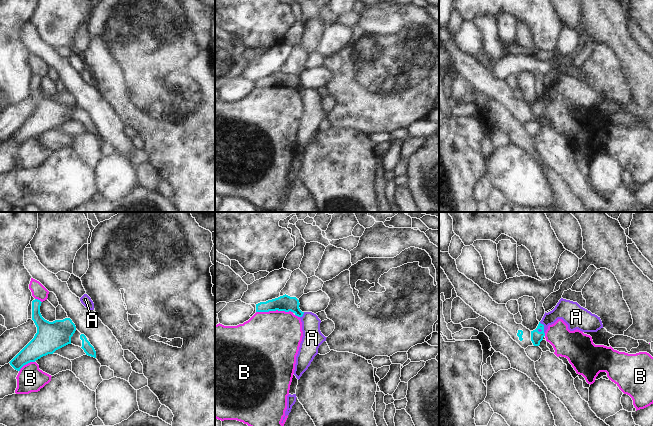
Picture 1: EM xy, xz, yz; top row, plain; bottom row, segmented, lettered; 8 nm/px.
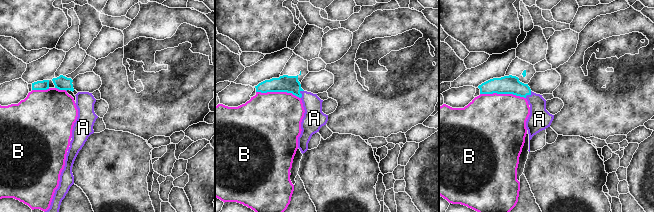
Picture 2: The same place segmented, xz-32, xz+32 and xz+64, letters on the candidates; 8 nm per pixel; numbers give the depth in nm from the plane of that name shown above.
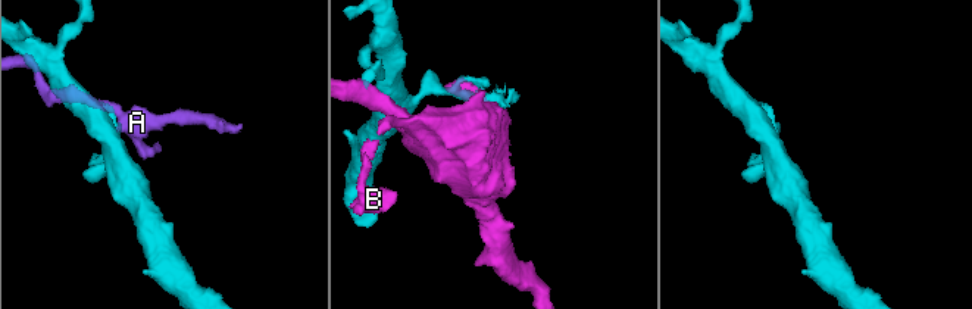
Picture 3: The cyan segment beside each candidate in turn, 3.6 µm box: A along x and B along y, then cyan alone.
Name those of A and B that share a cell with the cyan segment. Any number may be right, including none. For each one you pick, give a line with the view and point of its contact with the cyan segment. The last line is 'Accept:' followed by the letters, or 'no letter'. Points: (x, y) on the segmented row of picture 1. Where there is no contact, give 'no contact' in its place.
A: contact yz (543, 327)
Accept: A

